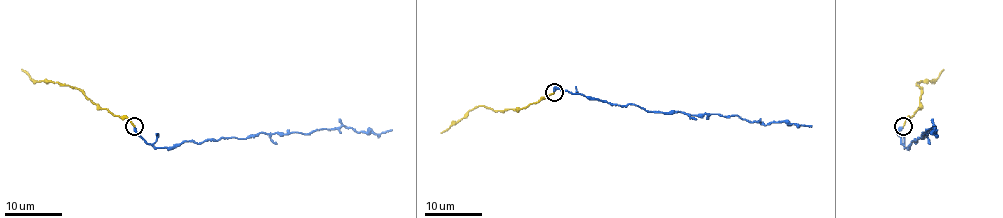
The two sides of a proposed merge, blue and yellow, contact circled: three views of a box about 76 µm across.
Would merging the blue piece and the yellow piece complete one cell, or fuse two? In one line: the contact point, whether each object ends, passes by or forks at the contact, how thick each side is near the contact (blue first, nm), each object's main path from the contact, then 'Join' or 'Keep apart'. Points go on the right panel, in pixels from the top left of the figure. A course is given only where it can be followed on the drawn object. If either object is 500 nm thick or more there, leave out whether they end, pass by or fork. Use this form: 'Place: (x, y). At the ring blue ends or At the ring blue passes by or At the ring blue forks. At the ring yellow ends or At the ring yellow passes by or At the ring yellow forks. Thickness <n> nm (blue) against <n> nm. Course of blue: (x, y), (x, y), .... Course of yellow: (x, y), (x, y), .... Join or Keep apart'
Place: (903, 126). At the ring blue ends. At the ring yellow ends. Thickness 340 nm (blue) against 140 nm. Course of blue: (903, 127), (898, 131), (904, 147), (930, 128), (935, 126), (935, 134), (937, 130). Course of yellow: (903, 126), (918, 108), (921, 89), (917, 83), (932, 81), (944, 69). Join

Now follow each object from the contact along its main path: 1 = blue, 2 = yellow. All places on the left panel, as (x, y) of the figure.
1: (135, 127), (155, 147), (227, 137), (248, 138), (260, 133), (310, 134), (342, 126), (377, 134), (392, 130)
2: (135, 126), (99, 108), (78, 89), (34, 81), (21, 69)

